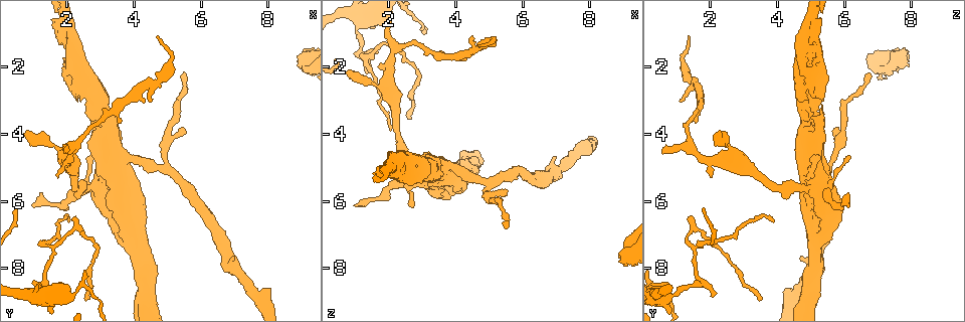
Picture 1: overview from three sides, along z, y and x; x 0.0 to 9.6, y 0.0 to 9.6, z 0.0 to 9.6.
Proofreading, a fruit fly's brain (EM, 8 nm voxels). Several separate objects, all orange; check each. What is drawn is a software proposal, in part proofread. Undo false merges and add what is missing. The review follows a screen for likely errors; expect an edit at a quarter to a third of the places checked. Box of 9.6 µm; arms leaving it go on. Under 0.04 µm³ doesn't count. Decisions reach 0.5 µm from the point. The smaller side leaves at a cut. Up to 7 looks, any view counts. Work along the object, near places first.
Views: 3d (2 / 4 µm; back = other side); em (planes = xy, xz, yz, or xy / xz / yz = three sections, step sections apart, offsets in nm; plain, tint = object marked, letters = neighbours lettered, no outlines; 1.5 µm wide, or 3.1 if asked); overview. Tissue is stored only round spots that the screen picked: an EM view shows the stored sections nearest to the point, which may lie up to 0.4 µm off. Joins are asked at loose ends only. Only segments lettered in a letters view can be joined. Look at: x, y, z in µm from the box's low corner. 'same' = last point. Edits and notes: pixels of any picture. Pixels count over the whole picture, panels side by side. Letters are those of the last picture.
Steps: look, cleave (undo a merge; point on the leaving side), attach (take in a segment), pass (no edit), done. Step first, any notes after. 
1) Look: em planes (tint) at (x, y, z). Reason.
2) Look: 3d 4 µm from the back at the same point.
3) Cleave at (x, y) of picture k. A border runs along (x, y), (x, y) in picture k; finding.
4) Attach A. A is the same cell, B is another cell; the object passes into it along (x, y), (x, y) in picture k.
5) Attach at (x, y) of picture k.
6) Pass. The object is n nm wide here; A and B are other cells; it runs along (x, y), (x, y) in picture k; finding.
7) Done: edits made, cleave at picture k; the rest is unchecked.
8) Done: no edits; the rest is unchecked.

Look: em yz step 8 (tint) at (4.45, 3.05, 1.00). An open end.

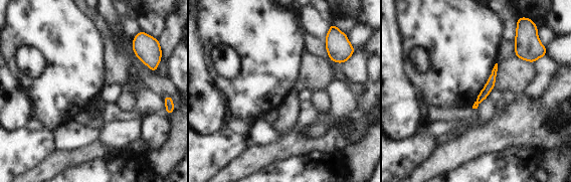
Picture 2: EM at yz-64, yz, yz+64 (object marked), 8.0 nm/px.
Look: em yz step 8 (letters) at the same point. What lies round it.

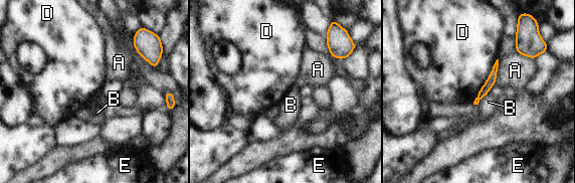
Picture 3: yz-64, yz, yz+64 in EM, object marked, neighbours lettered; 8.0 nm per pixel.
Pass. The longest contact is with D, 400 nm; A, B, D and E are other cells; it runs along (495, 68), (491, 81), (480, 96) in picture 3; no lettered segment goes on from it.

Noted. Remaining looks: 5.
Look: 3d 4 µm from the back at (4.85, 5.05, 5.45). A fork.

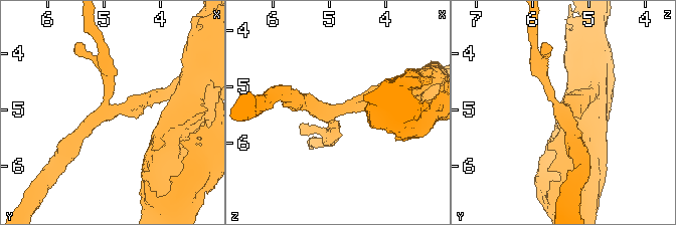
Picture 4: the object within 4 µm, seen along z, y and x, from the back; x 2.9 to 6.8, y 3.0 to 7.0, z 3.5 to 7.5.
Look: em yz step 8 (tint) at (4.90, 5.10, 5.45). 3 arms meet here; the arms are 160, 220, 280 nm wide.

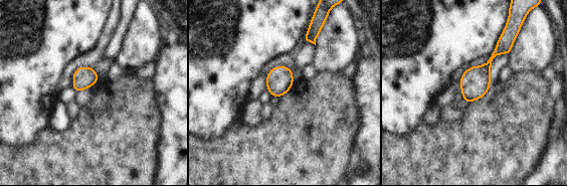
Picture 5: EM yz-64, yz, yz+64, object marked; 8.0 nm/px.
Look: em planes (letters) at the same point. Cut it another way.

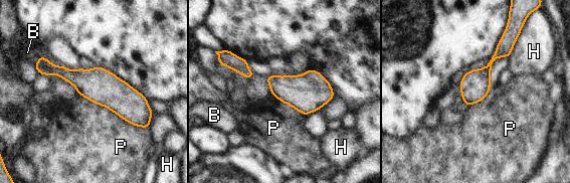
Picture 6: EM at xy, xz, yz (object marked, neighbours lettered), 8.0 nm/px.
Pass. B, H and P are other cells; a border runs along (78, 95), (149, 129) in picture 6; one neuron here.

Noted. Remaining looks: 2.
Look: em planes (letters) at (5.55, 2.20, 6.70). An open end.

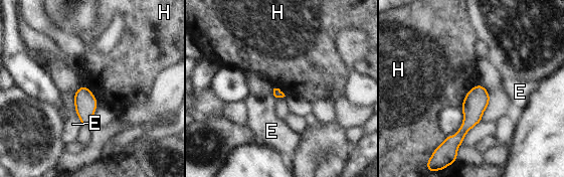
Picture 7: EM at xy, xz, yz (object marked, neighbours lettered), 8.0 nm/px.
Pass. E and H are other cells; a border runs along (480, 82), (467, 92), (460, 106) in picture 7; none of them fits.

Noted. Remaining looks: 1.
Done: no edits; the rest is unchecked.

